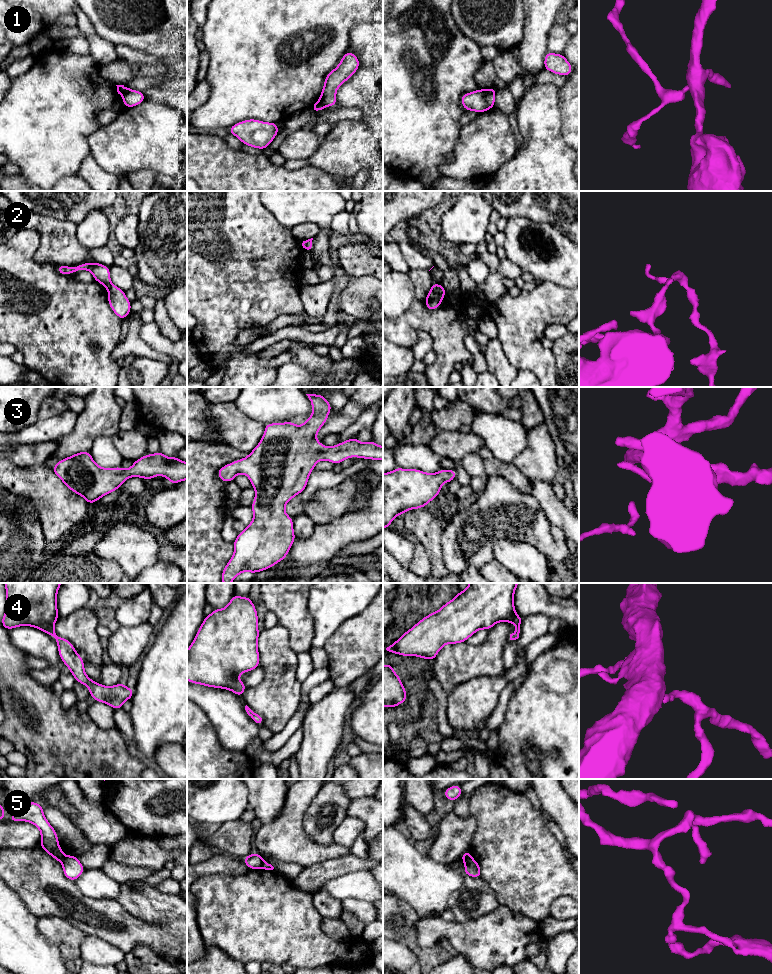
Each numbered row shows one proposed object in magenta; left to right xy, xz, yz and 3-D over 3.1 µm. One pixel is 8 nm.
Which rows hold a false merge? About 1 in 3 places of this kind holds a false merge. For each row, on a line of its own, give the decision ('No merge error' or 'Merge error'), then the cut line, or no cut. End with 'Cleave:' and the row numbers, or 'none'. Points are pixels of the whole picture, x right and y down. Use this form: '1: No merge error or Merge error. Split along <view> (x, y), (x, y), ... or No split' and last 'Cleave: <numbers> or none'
1: Merge error. Split along xz (318, 101), (325, 107)
2: Merge error. Split along xy (112, 284), (107, 289)
3: No merge error. No split
4: No merge error. No split
5: Merge error. Split along yz (471, 856), (464, 862)
Cleave: 1, 2, 5

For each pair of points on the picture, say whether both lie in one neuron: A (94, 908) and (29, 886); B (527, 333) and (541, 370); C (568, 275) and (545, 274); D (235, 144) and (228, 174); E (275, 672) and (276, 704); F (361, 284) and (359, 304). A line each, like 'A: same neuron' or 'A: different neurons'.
A: same neuron
B: same neuron
C: same neuron
D: different neurons
E: same neuron
F: same neuron

